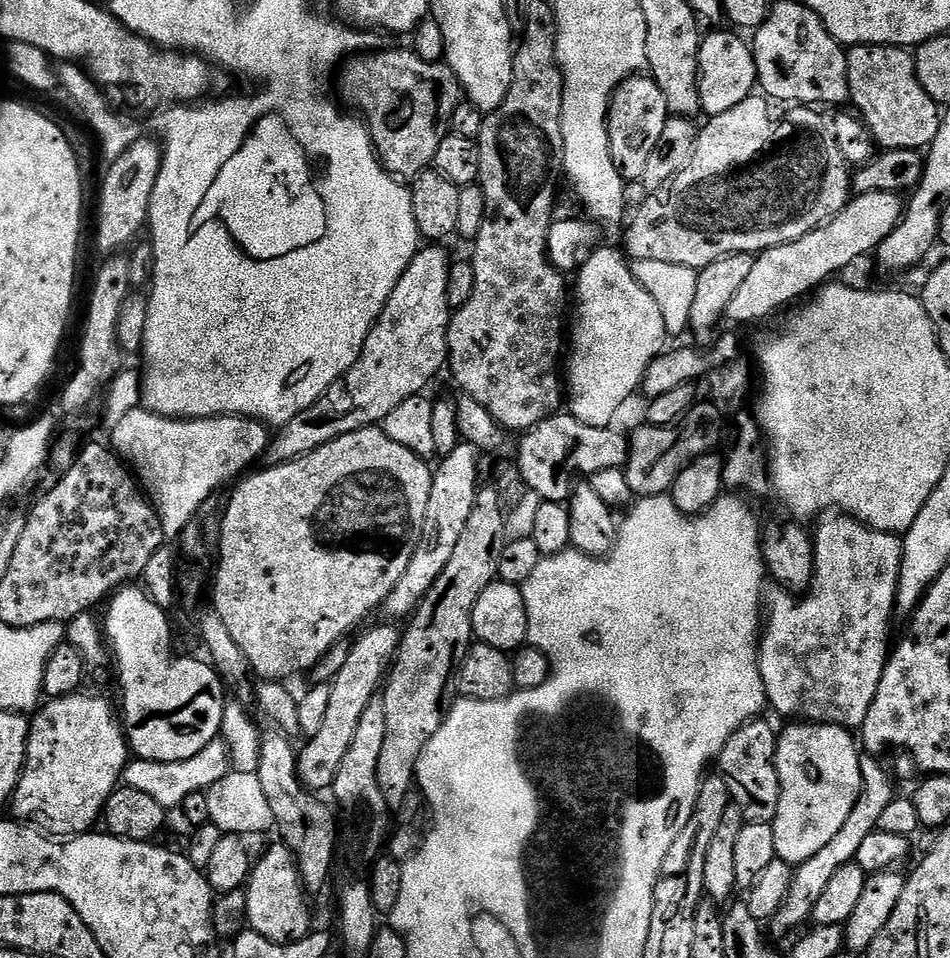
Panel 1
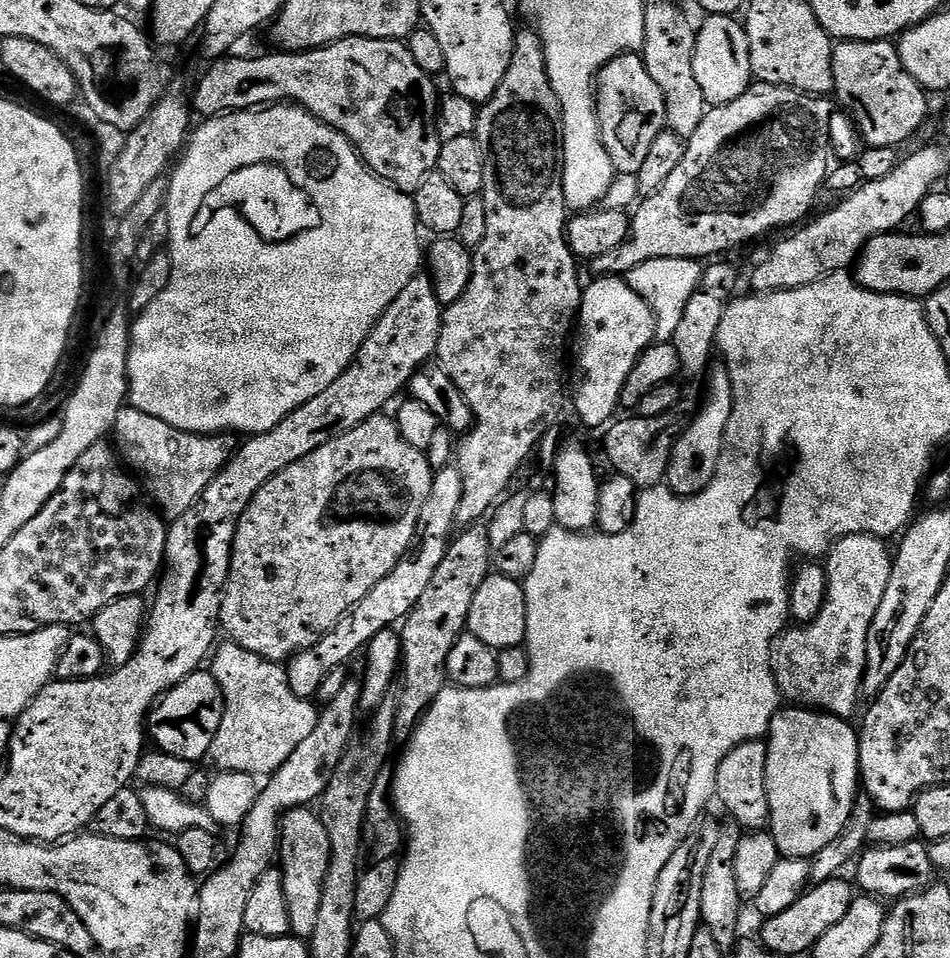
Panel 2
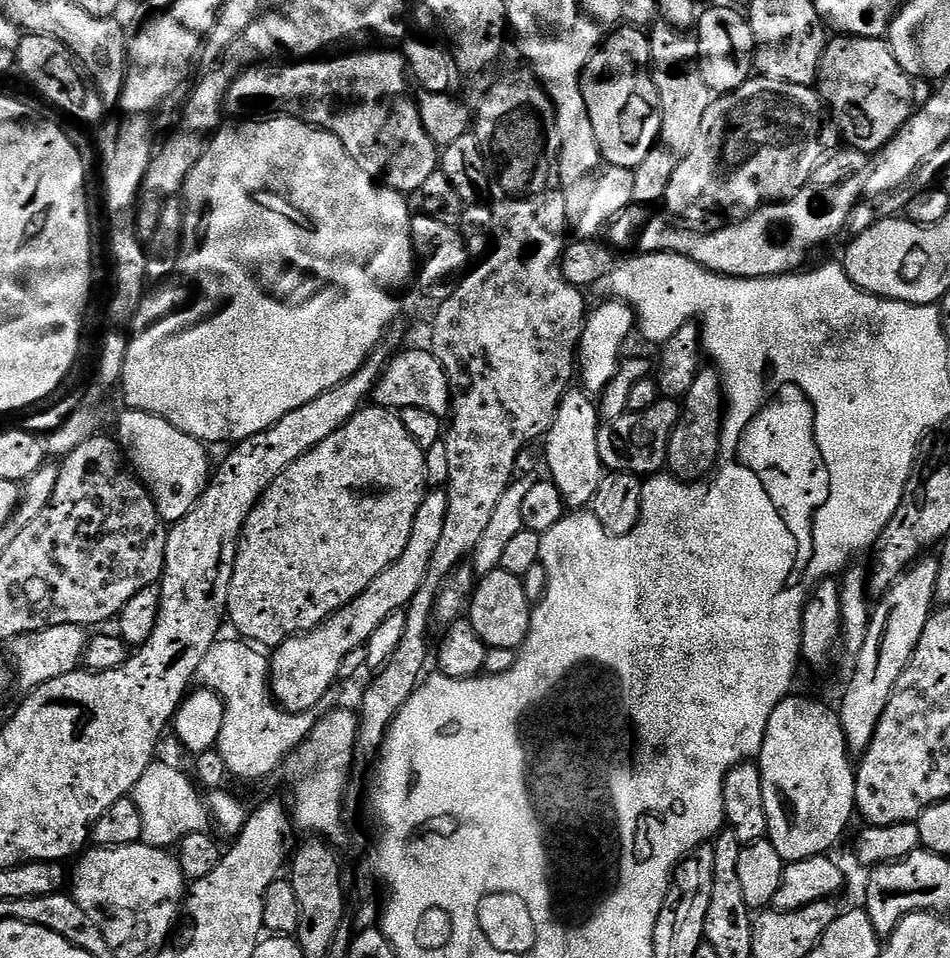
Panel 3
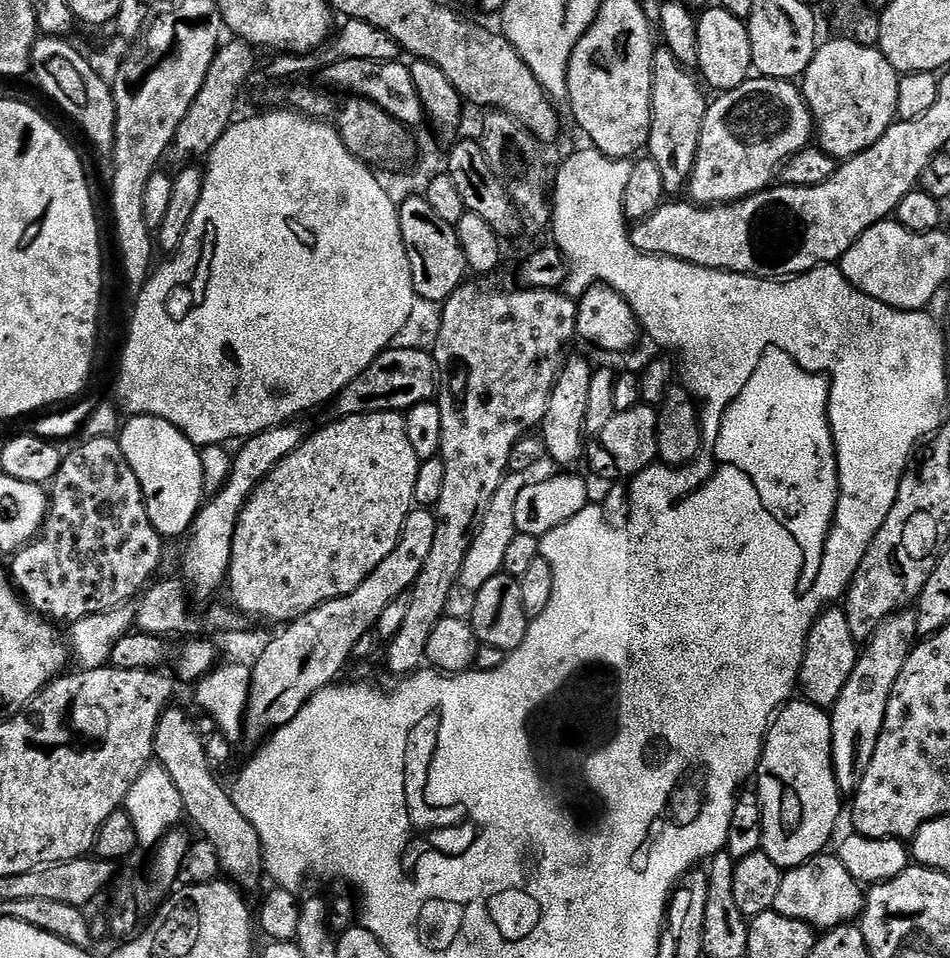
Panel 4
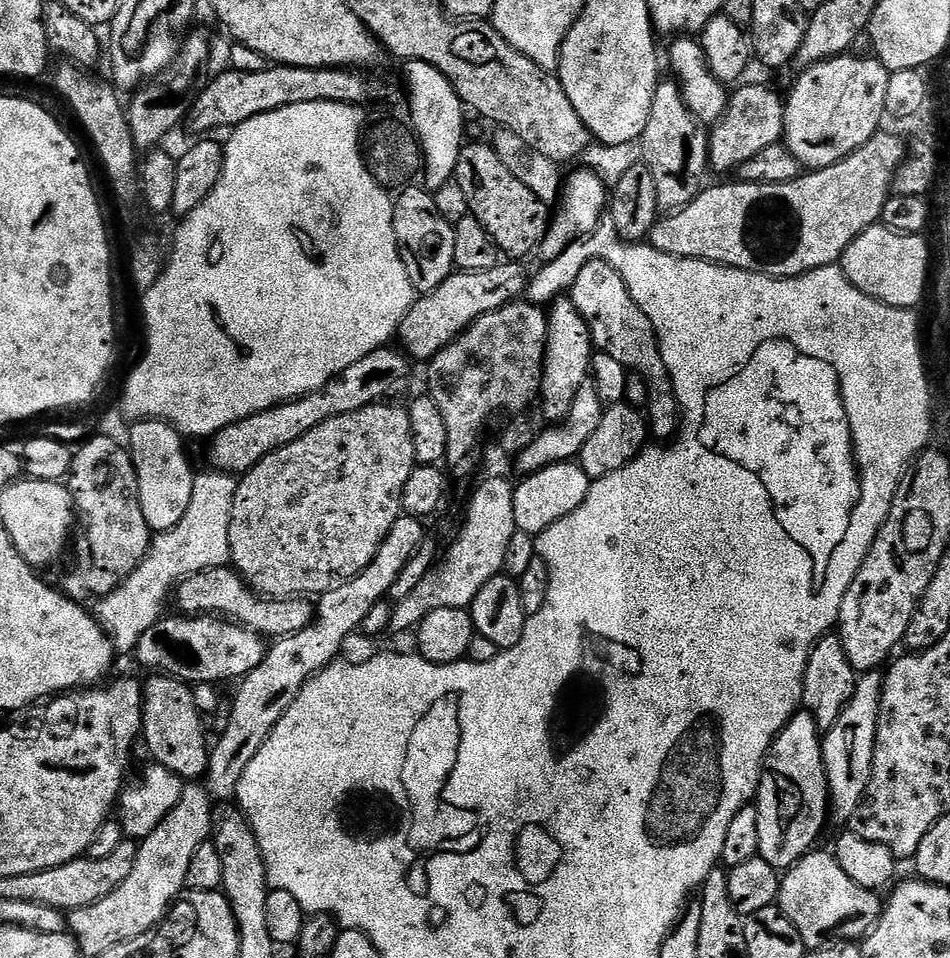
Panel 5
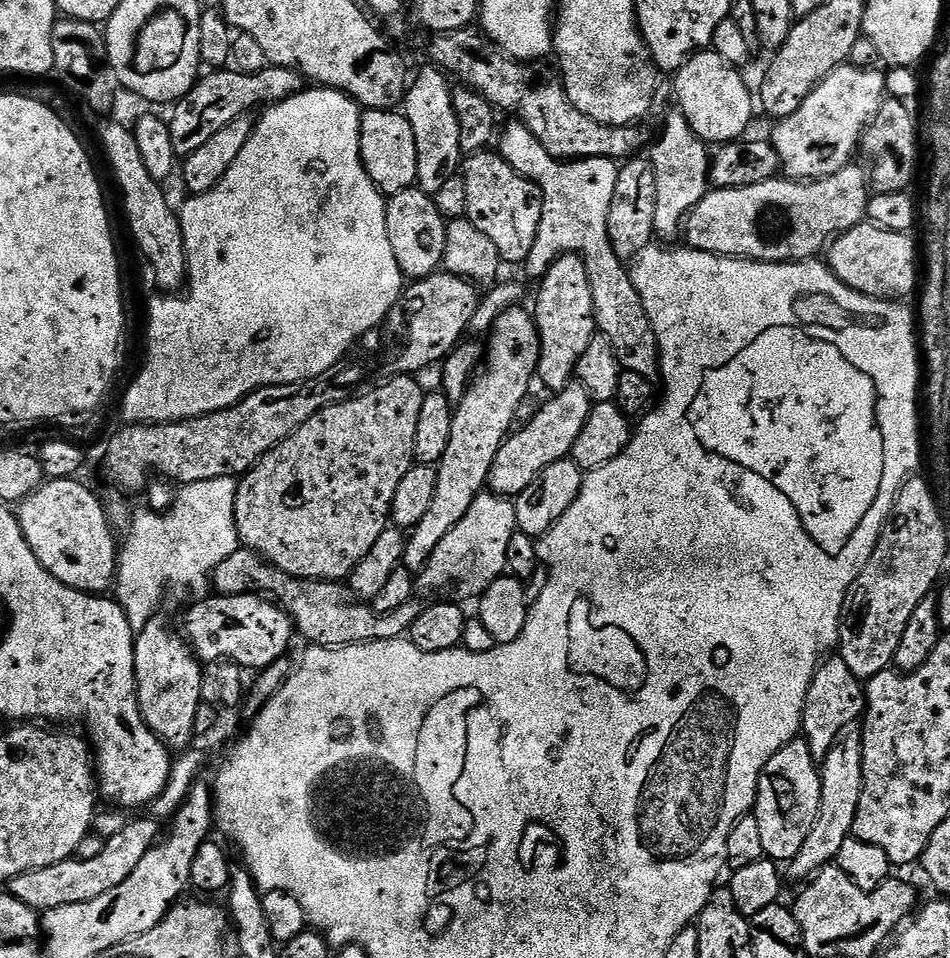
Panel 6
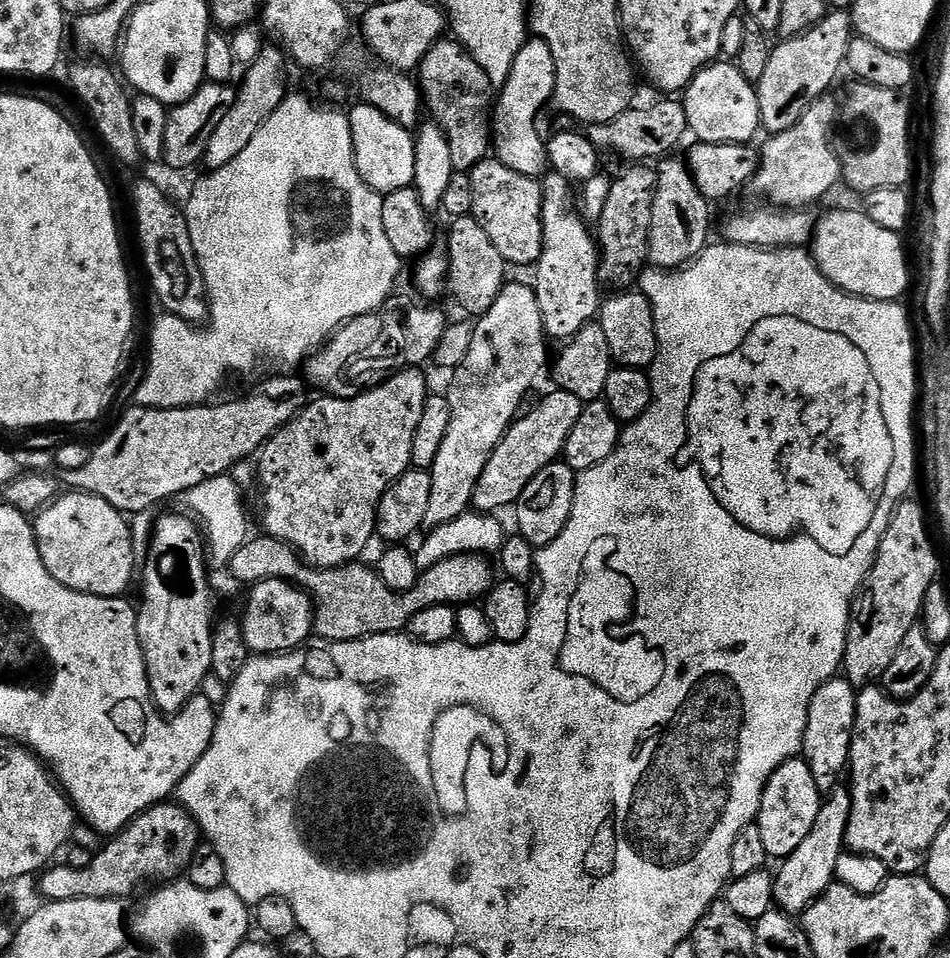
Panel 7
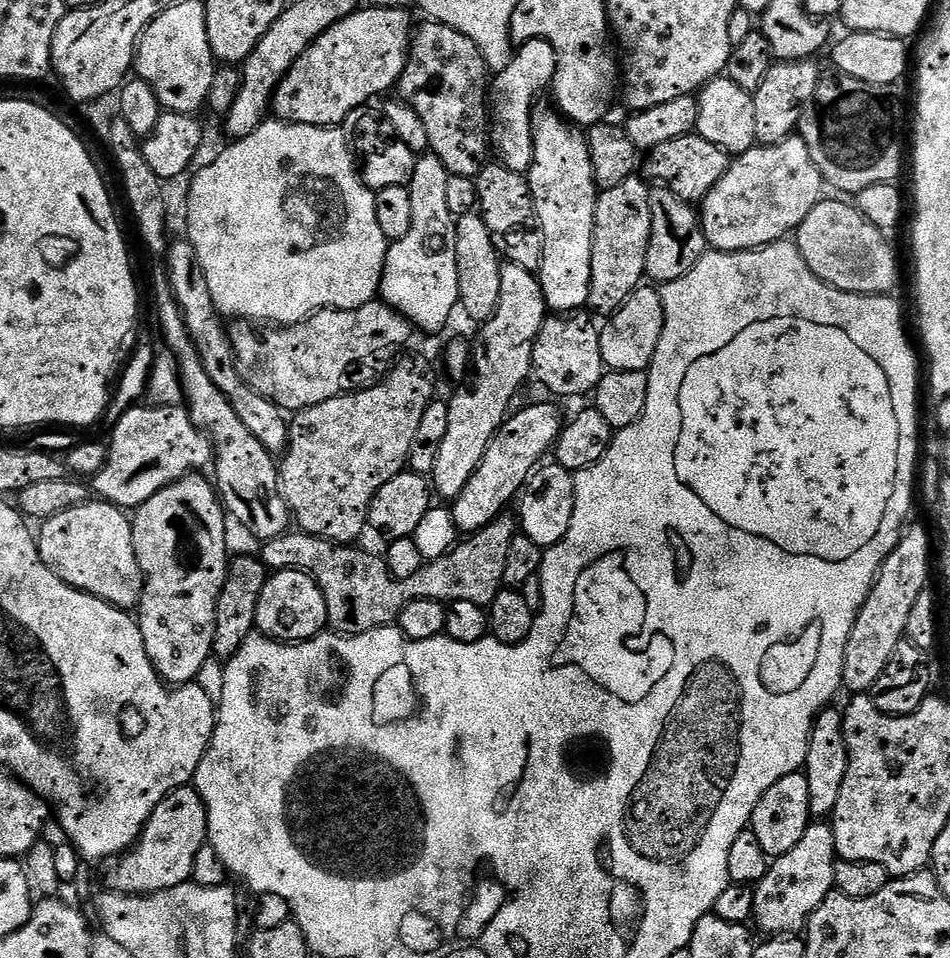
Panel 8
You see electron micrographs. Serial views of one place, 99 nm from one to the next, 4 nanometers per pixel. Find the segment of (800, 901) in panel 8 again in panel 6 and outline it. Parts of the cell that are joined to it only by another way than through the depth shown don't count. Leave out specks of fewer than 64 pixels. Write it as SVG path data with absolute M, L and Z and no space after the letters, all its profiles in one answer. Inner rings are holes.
M856 724L846 726L834 742L834 750L826 754L819 769L822 782L822 802L818 806L818 818L814 822L814 830L806 834L806 842L802 842L802 850L787 865L788 872L799 882L807 881L816 875L821 868L829 867L835 861L838 850L842 850L842 842L852 836L854 814L858 814L858 802L862 798L862 738L861 729Z

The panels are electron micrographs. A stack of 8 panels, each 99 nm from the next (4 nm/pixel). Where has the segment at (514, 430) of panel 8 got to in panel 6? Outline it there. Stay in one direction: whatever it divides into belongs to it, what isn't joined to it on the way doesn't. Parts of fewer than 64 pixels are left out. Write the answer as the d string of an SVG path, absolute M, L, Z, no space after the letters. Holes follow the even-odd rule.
M579 382L566 385L561 392L548 399L552 400L541 406L540 413L525 428L517 427L498 450L494 466L490 466L487 483L497 496L520 496L522 490L526 490L526 486L530 486L530 482L546 470L546 466L571 457L574 442L578 442L578 434L582 434L582 426L586 426L594 401Z

